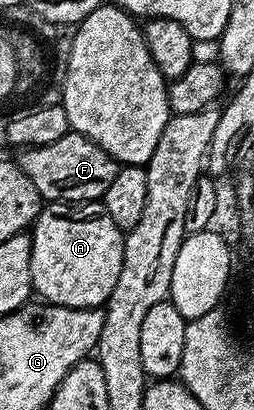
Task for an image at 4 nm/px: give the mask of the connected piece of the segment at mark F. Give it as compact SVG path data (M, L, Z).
M71 131L54 143L46 143L46 147L25 149L19 155L18 164L26 171L26 179L38 187L38 195L48 203L80 205L83 201L100 201L121 168L98 143Z

